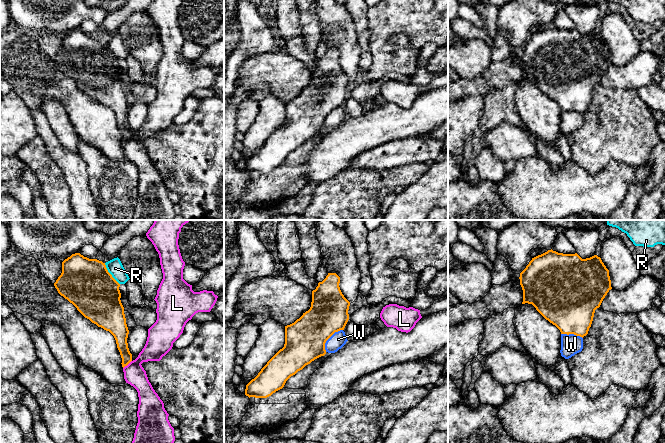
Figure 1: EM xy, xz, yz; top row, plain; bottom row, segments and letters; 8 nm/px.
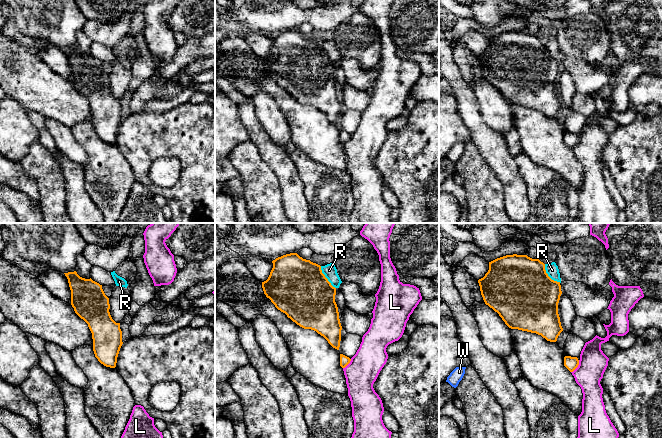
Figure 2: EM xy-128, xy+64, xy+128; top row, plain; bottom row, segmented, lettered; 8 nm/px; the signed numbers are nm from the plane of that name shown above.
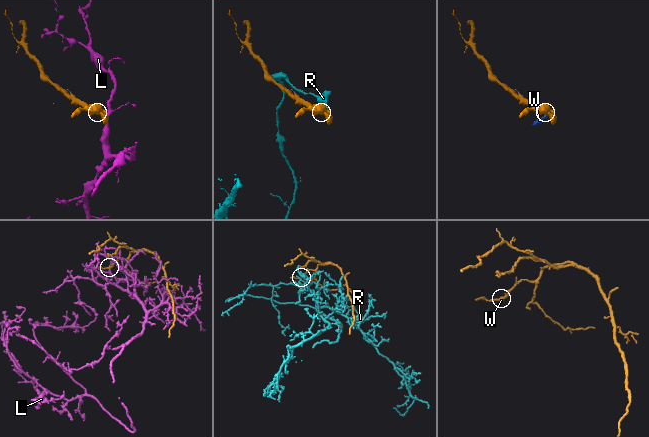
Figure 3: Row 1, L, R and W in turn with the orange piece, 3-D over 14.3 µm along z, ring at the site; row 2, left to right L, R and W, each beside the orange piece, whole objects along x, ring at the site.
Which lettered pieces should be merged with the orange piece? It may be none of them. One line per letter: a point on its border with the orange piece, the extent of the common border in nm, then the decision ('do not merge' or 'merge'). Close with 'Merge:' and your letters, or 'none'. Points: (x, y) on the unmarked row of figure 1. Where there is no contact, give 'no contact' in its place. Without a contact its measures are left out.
L: contact xy (127, 140); length 100 nm; do not merge
R: contact xy (110, 50); length 220 nm; do not merge
W: contact xz (329, 113); length 240 nm; do not merge
Merge: none

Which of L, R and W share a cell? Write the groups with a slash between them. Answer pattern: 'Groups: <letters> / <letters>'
Groups: L / R / W

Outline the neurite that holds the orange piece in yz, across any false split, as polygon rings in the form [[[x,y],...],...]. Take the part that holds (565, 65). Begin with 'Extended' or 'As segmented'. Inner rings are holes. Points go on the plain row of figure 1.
As segmented. [[[548,26],[529,38],[520,49],[522,80],[532,80],[561,110],[584,113],[591,103],[595,86],[612,65],[609,46],[601,34],[594,31],[582,35],[577,29],[563,30]]]

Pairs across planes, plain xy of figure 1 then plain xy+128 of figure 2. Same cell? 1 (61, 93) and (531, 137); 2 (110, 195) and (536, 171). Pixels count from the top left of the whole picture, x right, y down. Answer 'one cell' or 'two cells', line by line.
1: one cell
2: one cell

